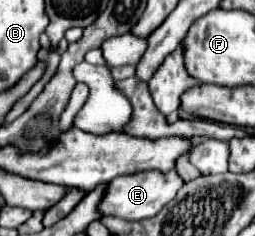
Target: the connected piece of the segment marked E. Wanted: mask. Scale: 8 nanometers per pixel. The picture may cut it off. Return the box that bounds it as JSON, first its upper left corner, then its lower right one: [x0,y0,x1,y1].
[99,170,183,220]

